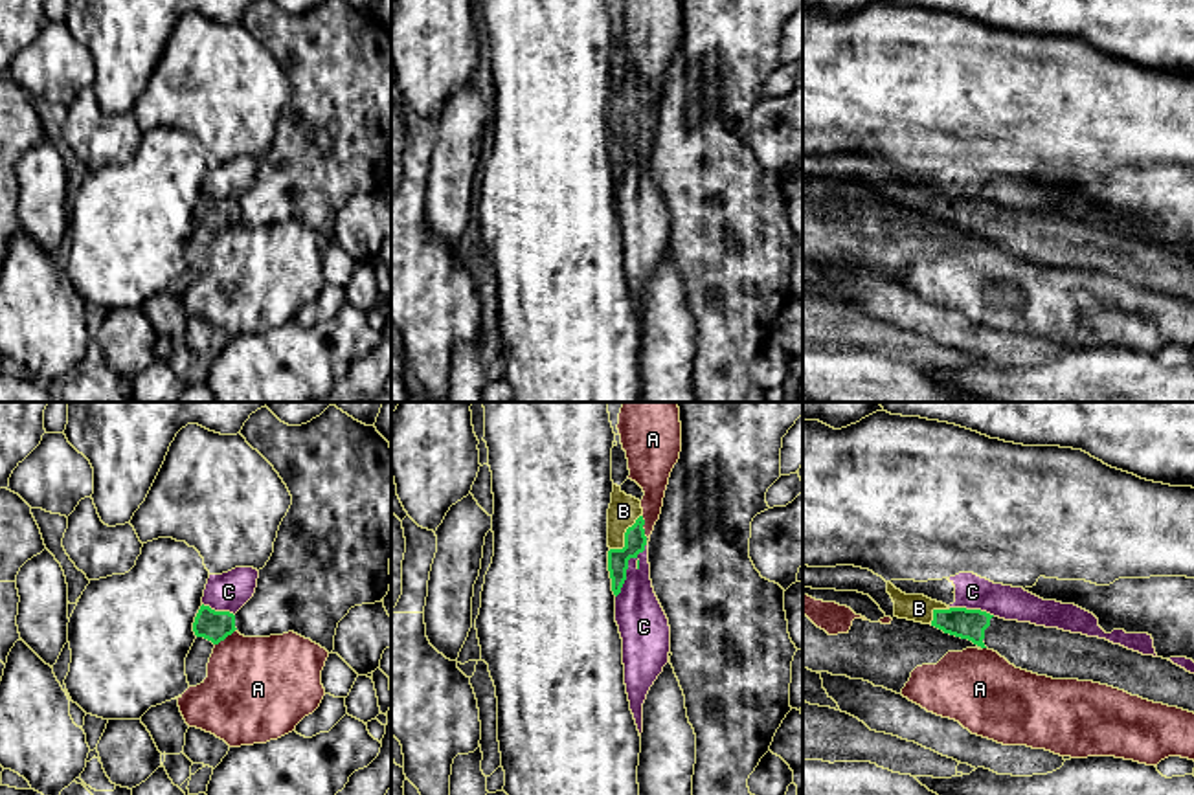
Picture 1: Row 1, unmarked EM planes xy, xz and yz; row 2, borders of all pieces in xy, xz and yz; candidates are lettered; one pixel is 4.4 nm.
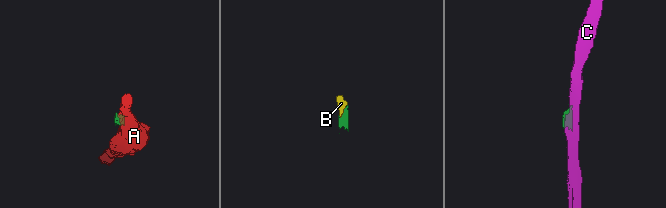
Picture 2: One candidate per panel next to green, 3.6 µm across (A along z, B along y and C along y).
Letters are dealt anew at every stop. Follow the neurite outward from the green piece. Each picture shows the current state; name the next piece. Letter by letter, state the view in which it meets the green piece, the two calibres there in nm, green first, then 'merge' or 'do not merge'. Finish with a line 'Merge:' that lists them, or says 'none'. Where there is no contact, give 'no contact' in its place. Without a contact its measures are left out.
A: contact in xy; calibres 140 and 440 nm; do not merge
B: contact in xz; calibres 100 and 130 nm; merge
C: contact in xz; calibres 100 and 220 nm; do not merge
Merge: B

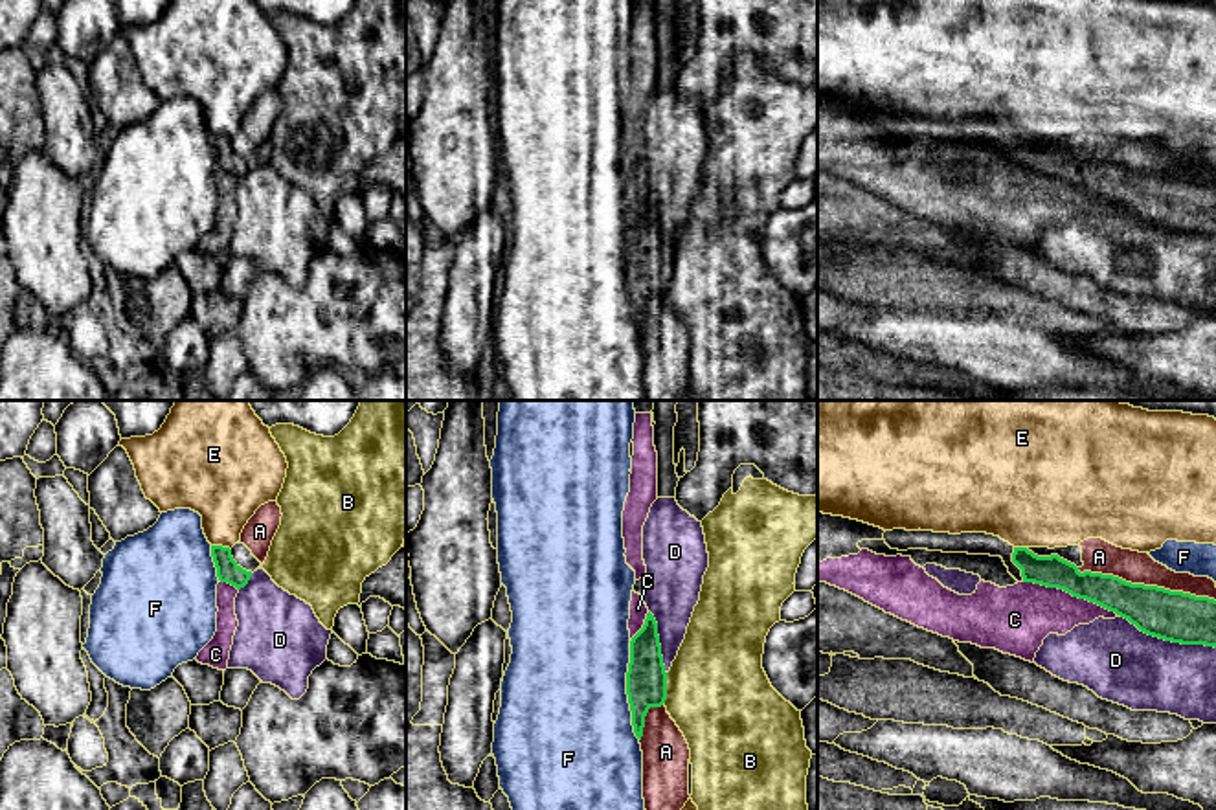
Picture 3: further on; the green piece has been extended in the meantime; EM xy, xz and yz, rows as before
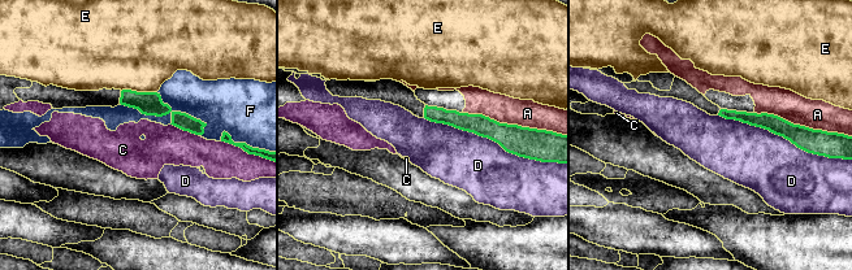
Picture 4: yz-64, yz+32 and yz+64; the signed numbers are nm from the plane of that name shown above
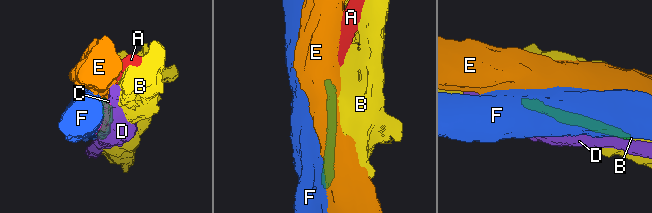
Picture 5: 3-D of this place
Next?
A: contact in yz; calibres 220 and 140 nm; do not merge
B: contact in xz; calibres 180 and 460 nm; do not merge
C: contact in yz; calibres 150 and 280 nm; do not merge
D: contact in yz; calibres 220 and 340 nm; do not merge
E: contact in xy; calibres 100 and 320 nm; do not merge
F: contact in xz; calibres 180 and 500 nm; do not merge
Merge: none

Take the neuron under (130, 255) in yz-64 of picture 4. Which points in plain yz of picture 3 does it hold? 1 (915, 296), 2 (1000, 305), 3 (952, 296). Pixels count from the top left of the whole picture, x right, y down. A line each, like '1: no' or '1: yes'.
1: no
2: no
3: no

